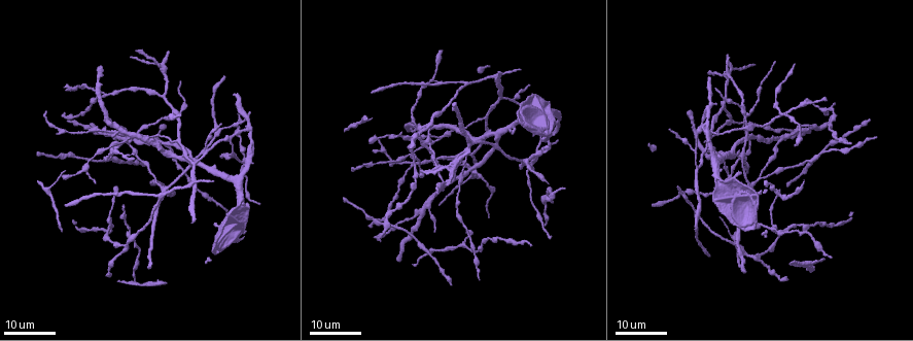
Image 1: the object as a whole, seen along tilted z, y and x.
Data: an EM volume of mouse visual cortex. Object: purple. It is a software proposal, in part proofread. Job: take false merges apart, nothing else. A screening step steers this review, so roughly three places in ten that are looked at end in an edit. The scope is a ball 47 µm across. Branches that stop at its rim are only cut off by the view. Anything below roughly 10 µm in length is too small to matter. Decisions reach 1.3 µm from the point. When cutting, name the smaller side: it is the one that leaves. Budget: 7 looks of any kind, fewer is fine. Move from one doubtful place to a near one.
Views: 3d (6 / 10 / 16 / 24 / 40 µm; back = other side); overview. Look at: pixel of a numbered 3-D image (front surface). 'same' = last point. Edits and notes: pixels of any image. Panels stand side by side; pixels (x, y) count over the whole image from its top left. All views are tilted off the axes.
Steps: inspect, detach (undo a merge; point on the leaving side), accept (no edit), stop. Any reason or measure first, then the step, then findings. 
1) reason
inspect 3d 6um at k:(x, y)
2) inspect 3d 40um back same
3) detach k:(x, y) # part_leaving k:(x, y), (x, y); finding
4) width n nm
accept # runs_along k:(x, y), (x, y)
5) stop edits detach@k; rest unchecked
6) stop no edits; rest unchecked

four-way junction
inspect 3d 16um at 1:(727, 173)

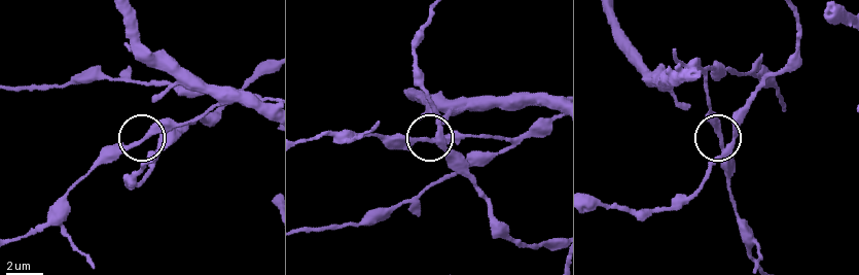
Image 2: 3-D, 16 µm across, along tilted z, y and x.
inspect 3d 10um at 2:(148, 137)

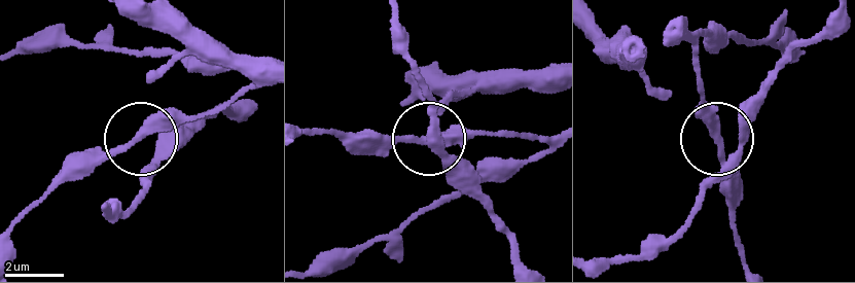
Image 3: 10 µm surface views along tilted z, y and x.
width 210 nm
accept # all the same neuron

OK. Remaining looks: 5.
a fork
inspect 3d 24um at 1:(760, 179)

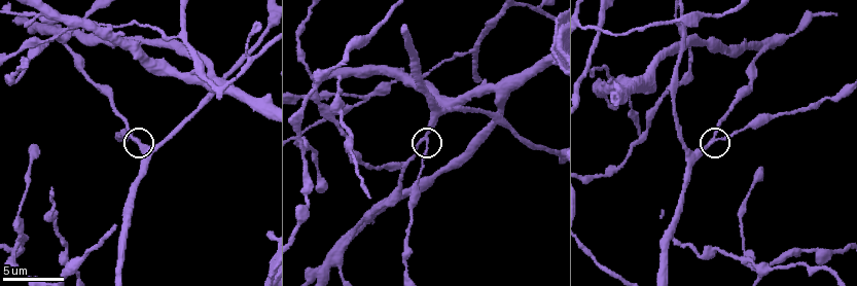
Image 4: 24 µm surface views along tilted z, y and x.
inspect 3d 6um at 4:(427, 141)

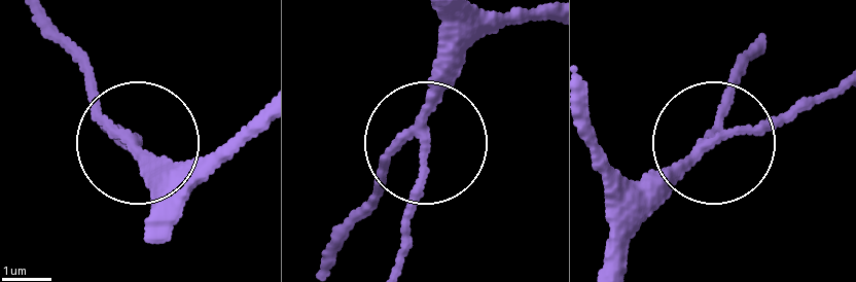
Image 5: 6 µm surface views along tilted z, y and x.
arms 3
accept # runs_along 5:(763, 45), (713, 138), (783, 124), (841, 92); continuous, no second neuron

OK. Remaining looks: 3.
four or more arms meet
inspect 3d 16um at 4:(109, 23)

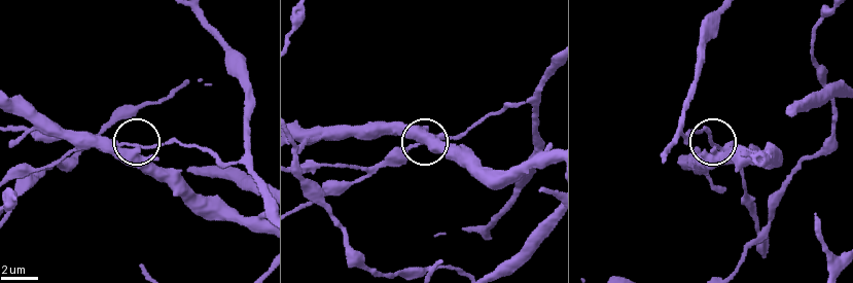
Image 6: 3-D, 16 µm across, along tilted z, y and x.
accept # continuous, no second neuron

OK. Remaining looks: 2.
side arm on a straight run
inspect 3d 10um at 4:(476, 55)

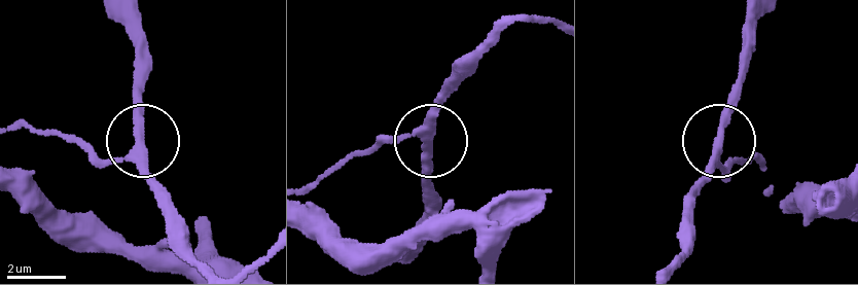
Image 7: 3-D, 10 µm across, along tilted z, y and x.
inspect 3d 6um at 7:(718, 144)

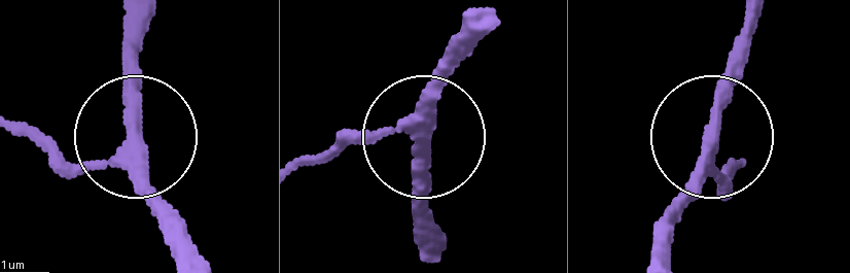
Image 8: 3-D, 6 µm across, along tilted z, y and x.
width 250 nm
accept # all the same neuron

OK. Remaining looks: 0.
stop no edits; rest unchecked

